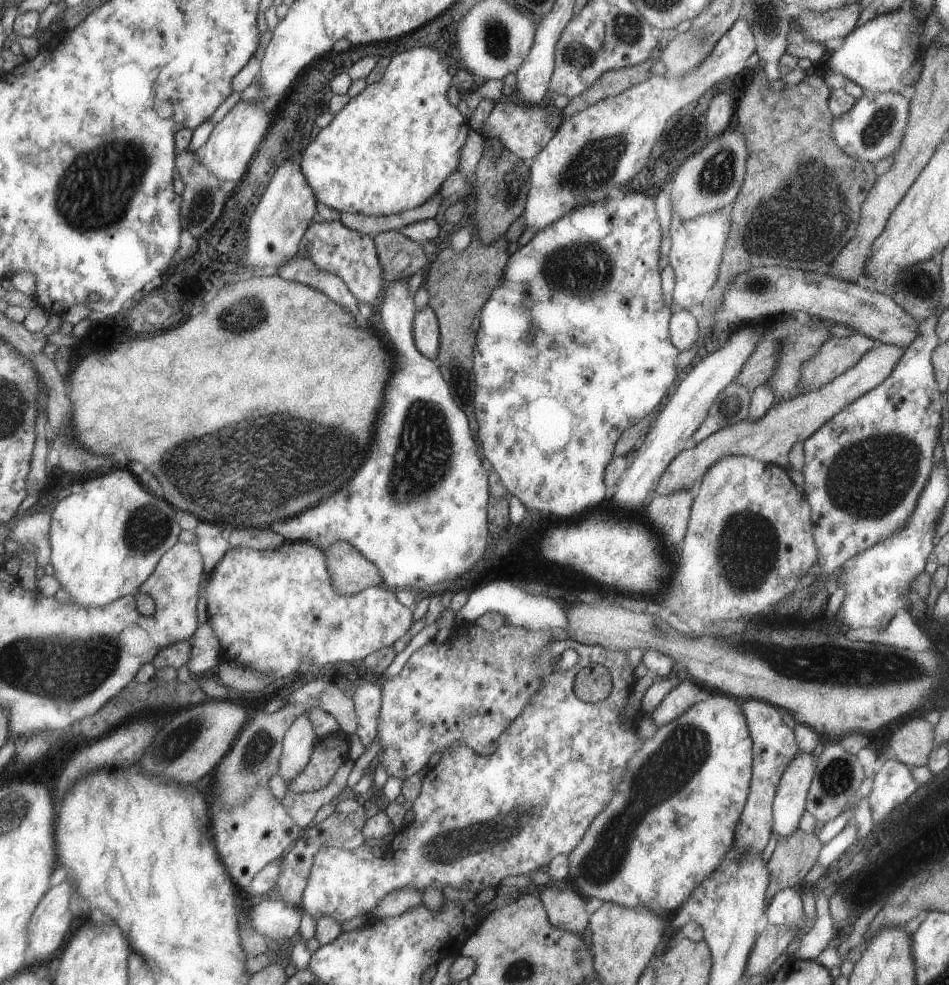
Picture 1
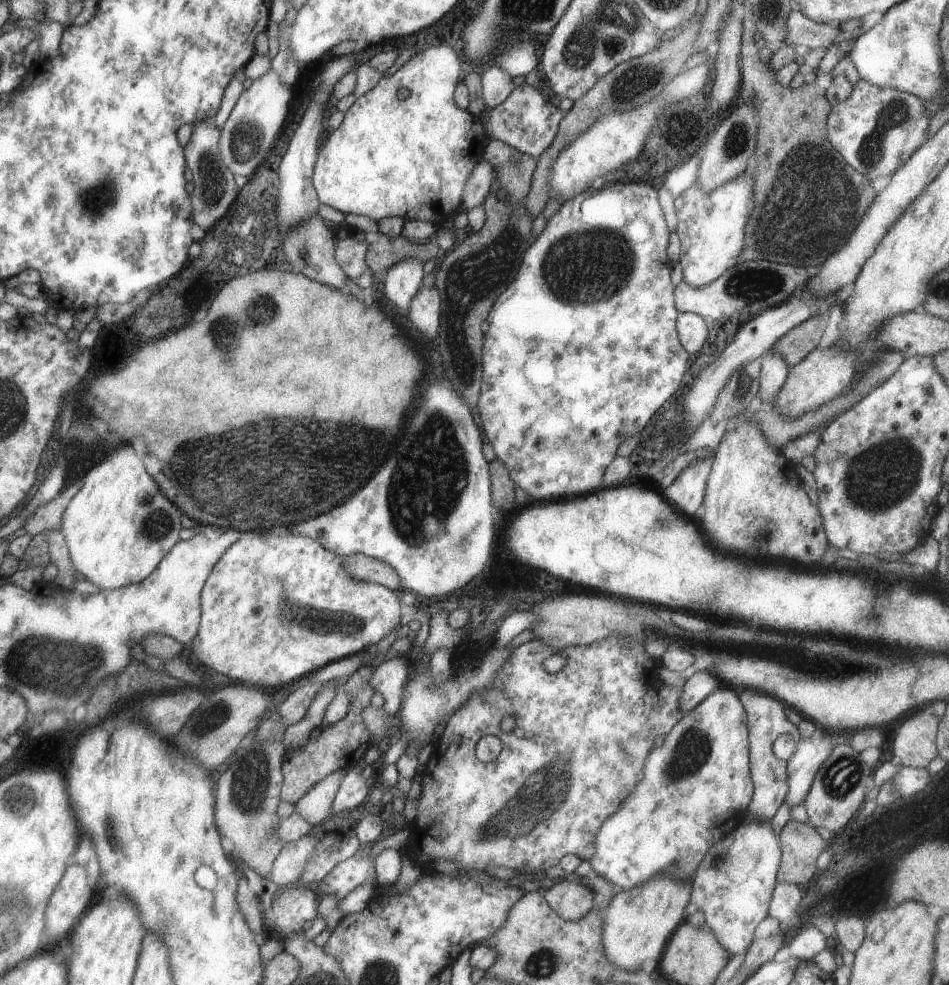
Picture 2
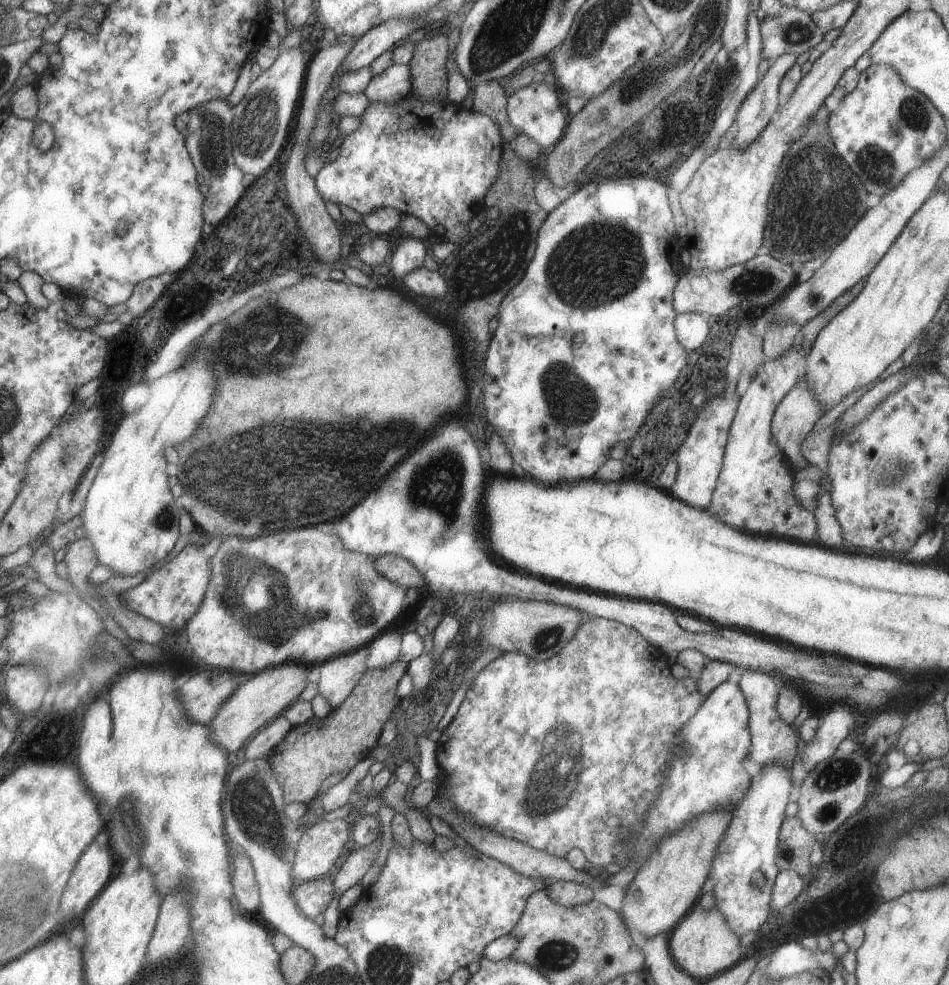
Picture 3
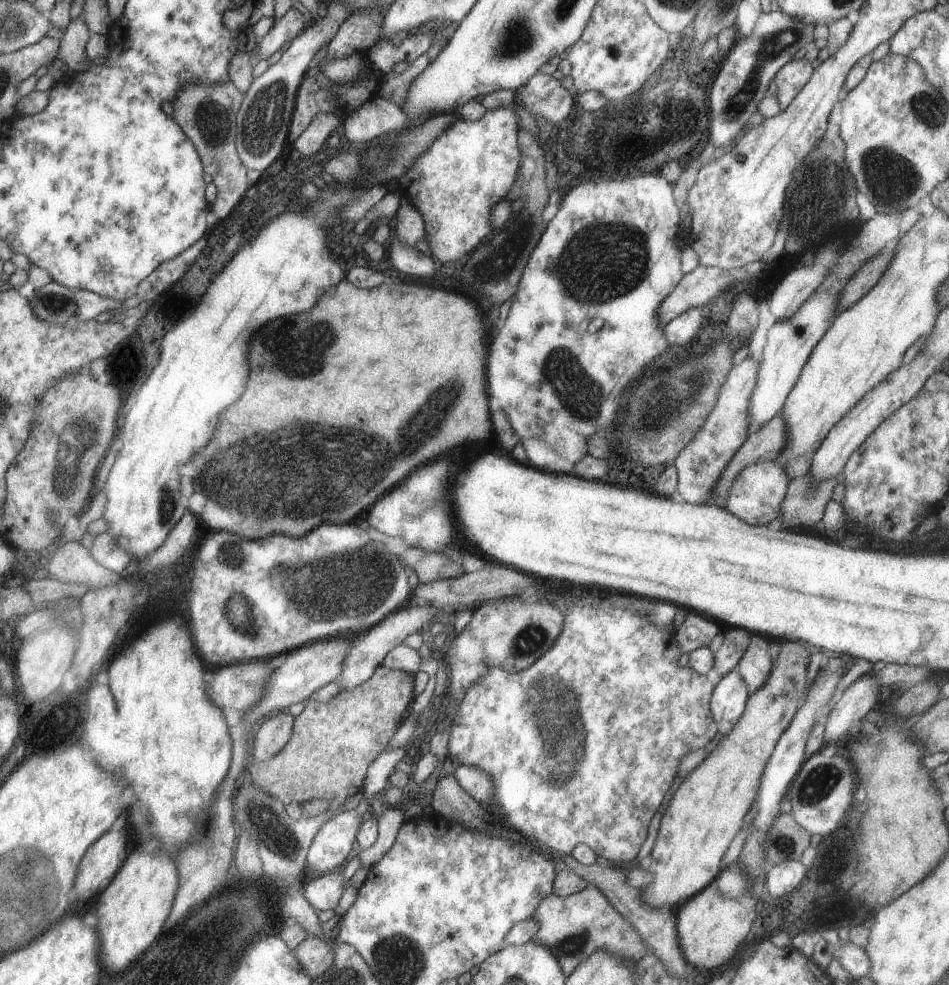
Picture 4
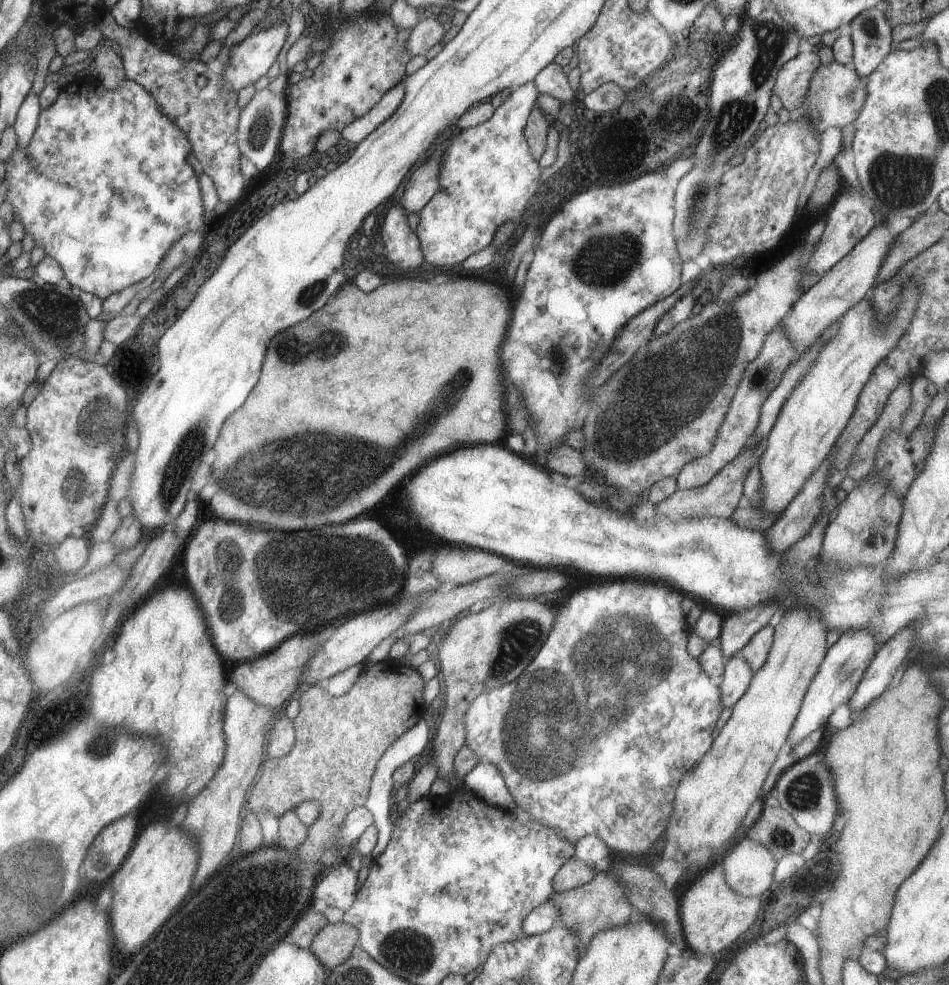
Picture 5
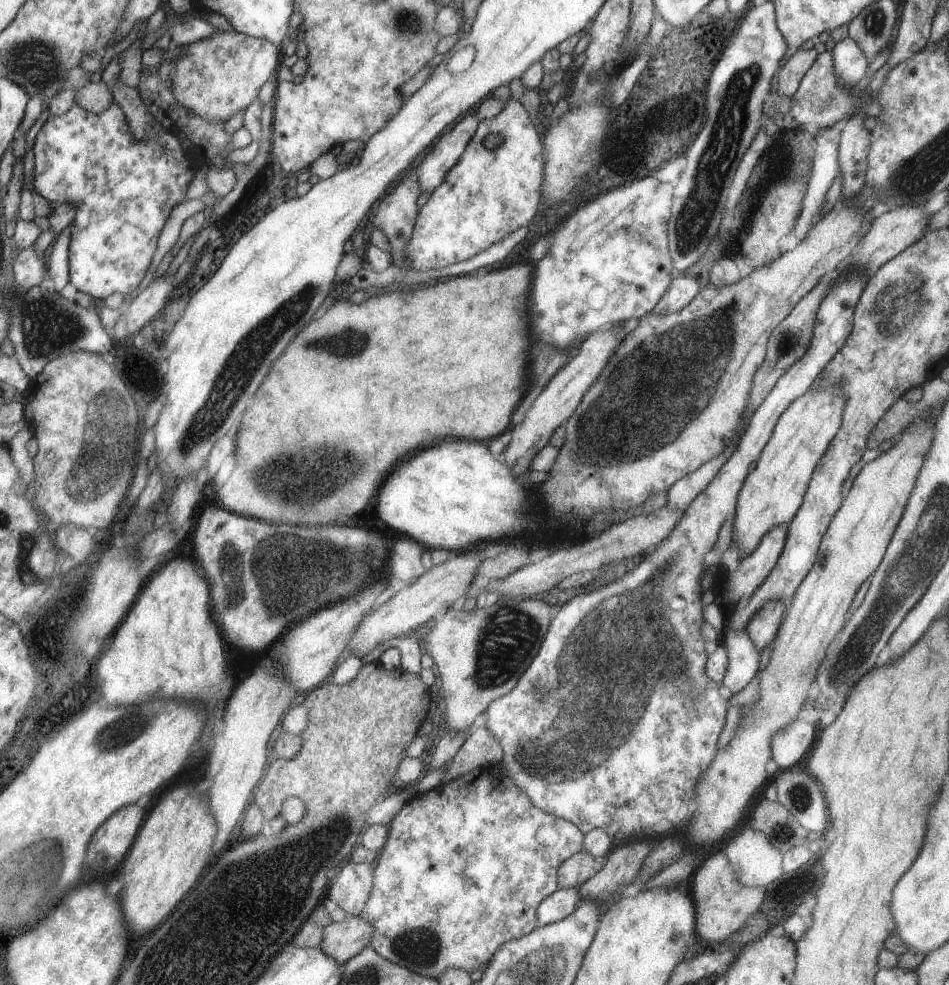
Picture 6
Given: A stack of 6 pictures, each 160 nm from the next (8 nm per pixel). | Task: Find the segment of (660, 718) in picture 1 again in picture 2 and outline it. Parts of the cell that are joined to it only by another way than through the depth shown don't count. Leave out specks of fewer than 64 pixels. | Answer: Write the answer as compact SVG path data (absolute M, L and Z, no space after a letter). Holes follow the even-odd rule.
M697 671L683 684L681 709L690 712L709 694L722 686L722 682L712 671Z

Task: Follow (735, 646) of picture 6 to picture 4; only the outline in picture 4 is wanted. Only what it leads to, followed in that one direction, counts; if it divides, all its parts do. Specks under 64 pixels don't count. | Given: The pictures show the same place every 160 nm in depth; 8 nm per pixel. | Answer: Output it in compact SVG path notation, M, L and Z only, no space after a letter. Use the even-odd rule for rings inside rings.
M735 668L714 687L710 701L711 713L724 738L744 712L749 694L747 684Z

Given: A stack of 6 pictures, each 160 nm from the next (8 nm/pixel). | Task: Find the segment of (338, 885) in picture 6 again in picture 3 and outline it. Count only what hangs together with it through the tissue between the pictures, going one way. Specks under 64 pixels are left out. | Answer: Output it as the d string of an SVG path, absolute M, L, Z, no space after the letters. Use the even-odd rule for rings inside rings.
M330 874L296 884L293 895L299 909L311 919L320 916L334 898L333 884L334 878Z

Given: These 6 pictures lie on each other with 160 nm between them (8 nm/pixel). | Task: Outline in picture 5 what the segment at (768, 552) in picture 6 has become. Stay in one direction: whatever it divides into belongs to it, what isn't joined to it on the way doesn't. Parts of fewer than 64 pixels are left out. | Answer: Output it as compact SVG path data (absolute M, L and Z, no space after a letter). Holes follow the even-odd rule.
M831 452L825 462L815 470L815 474L805 482L803 489L794 497L787 509L776 518L772 526L764 530L774 553L782 555L810 530L819 517L823 490L827 483L827 472L831 465L830 457Z

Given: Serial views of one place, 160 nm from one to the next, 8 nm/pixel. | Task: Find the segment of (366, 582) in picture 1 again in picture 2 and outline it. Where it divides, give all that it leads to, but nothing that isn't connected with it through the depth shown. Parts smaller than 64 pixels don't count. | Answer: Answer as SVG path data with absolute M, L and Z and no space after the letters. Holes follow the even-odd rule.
M362 553L351 554L345 557L344 566L356 580L382 585L390 590L402 588L397 572L383 560Z

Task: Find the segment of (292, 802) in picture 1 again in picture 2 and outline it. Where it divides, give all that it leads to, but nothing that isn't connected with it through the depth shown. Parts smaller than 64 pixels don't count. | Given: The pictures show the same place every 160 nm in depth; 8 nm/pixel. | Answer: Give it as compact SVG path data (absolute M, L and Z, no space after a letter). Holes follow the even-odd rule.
M347 770L336 771L324 778L322 782L310 789L294 806L295 812L320 825L333 814L333 802L340 783Z

